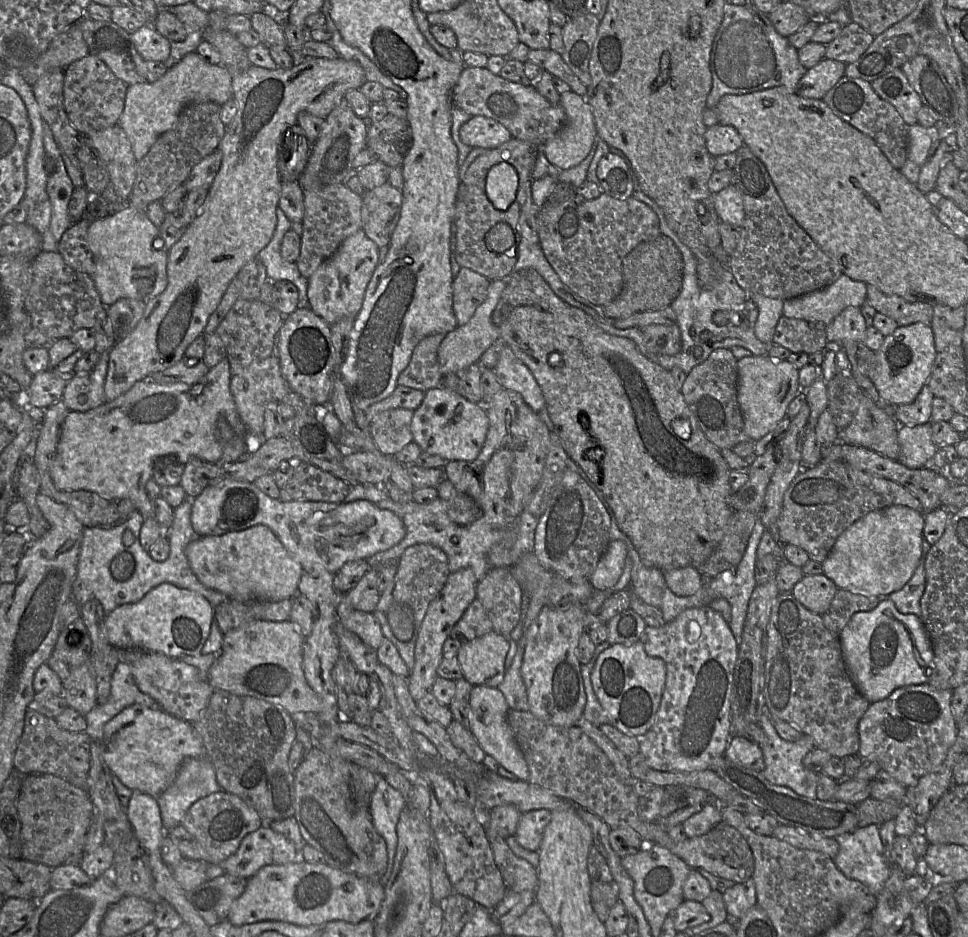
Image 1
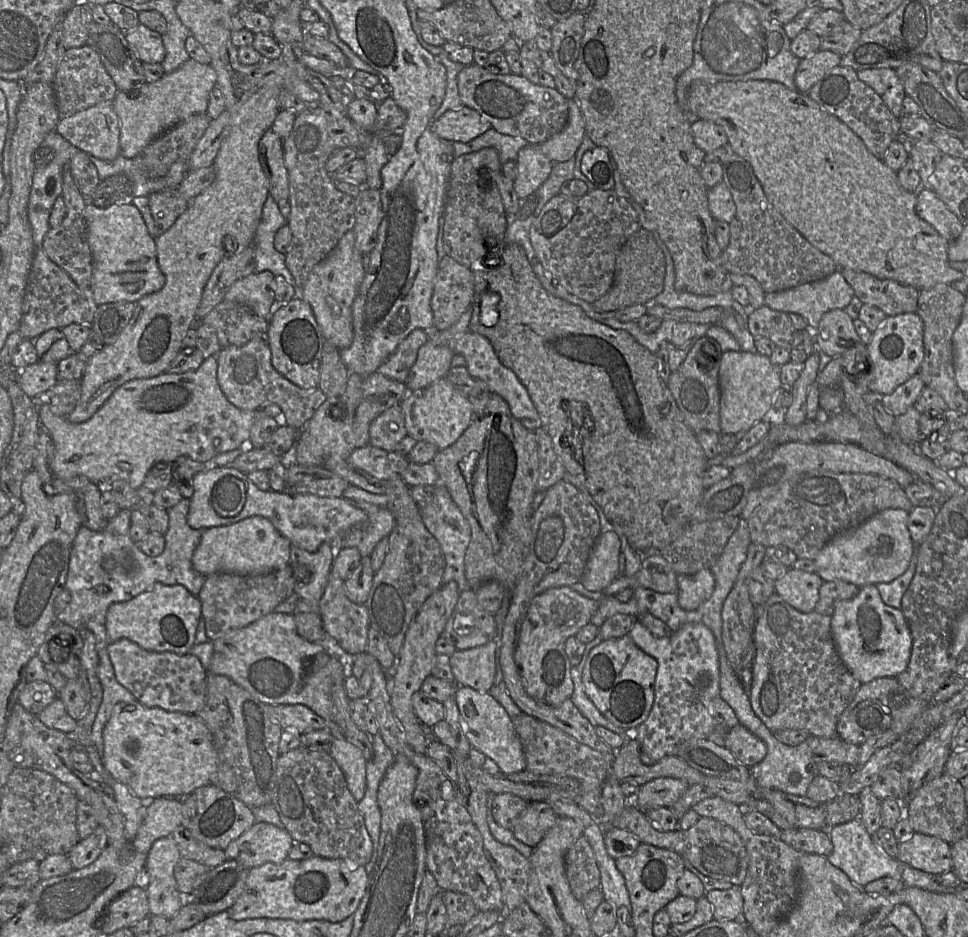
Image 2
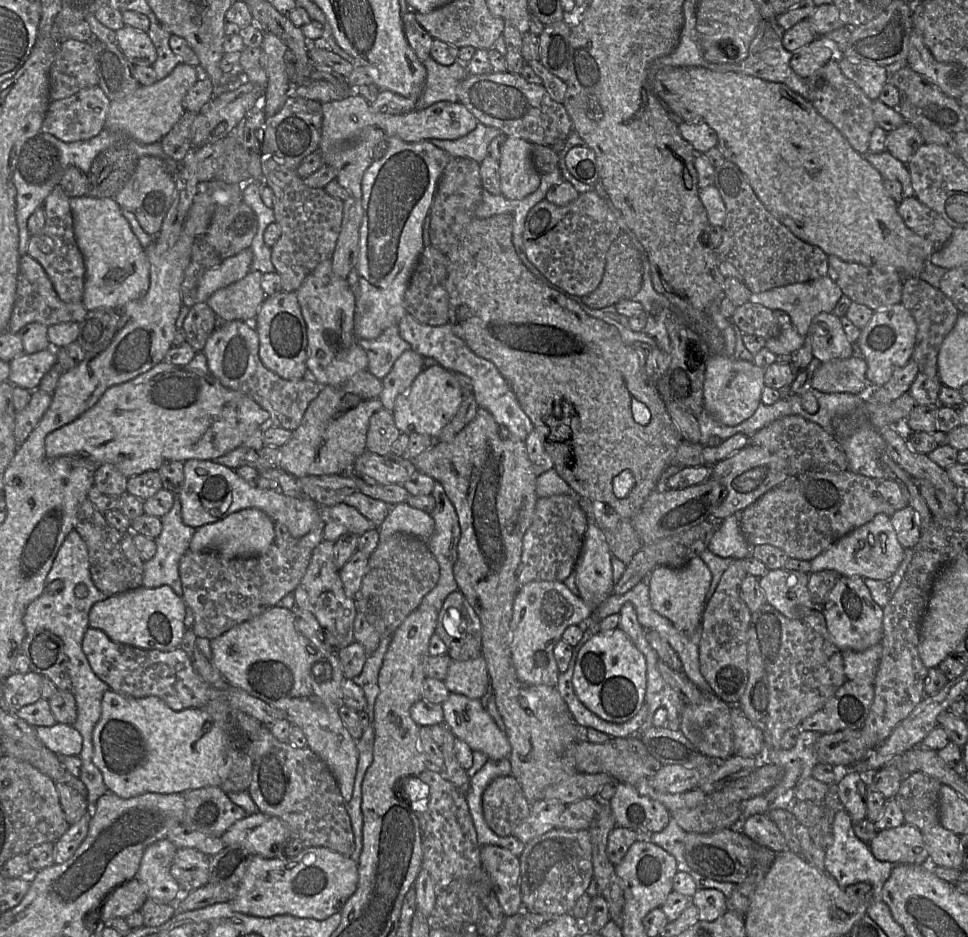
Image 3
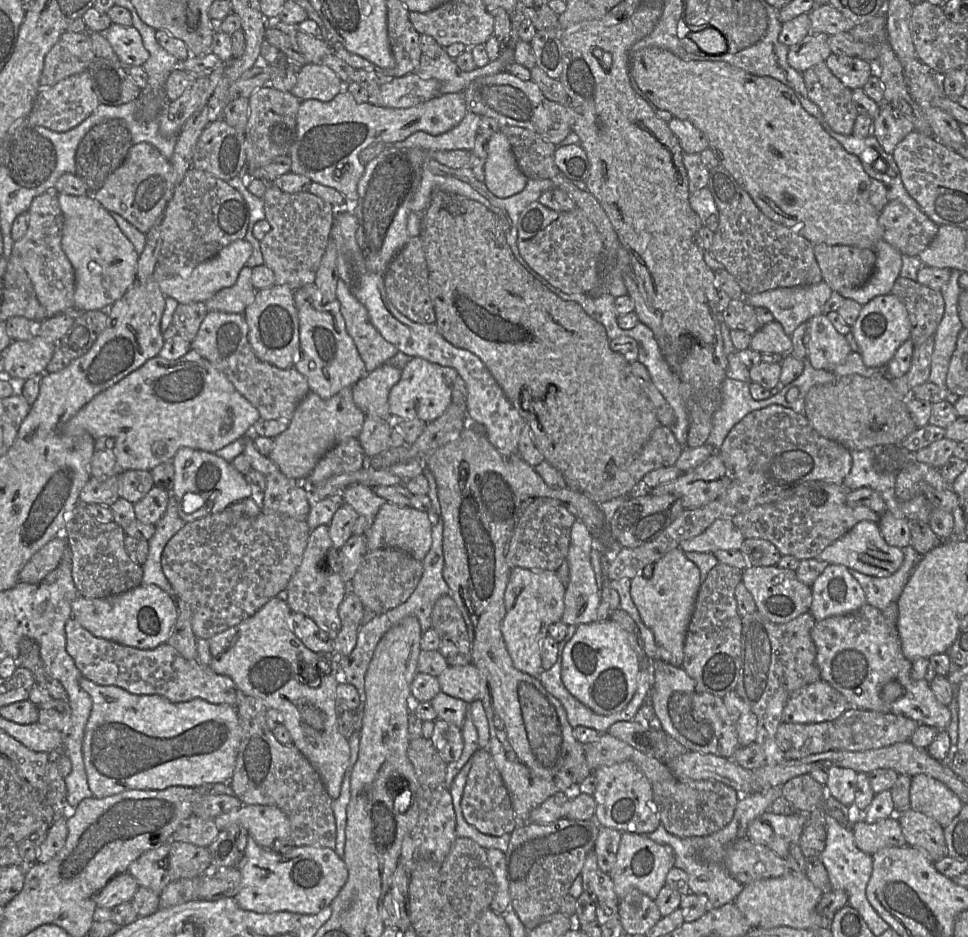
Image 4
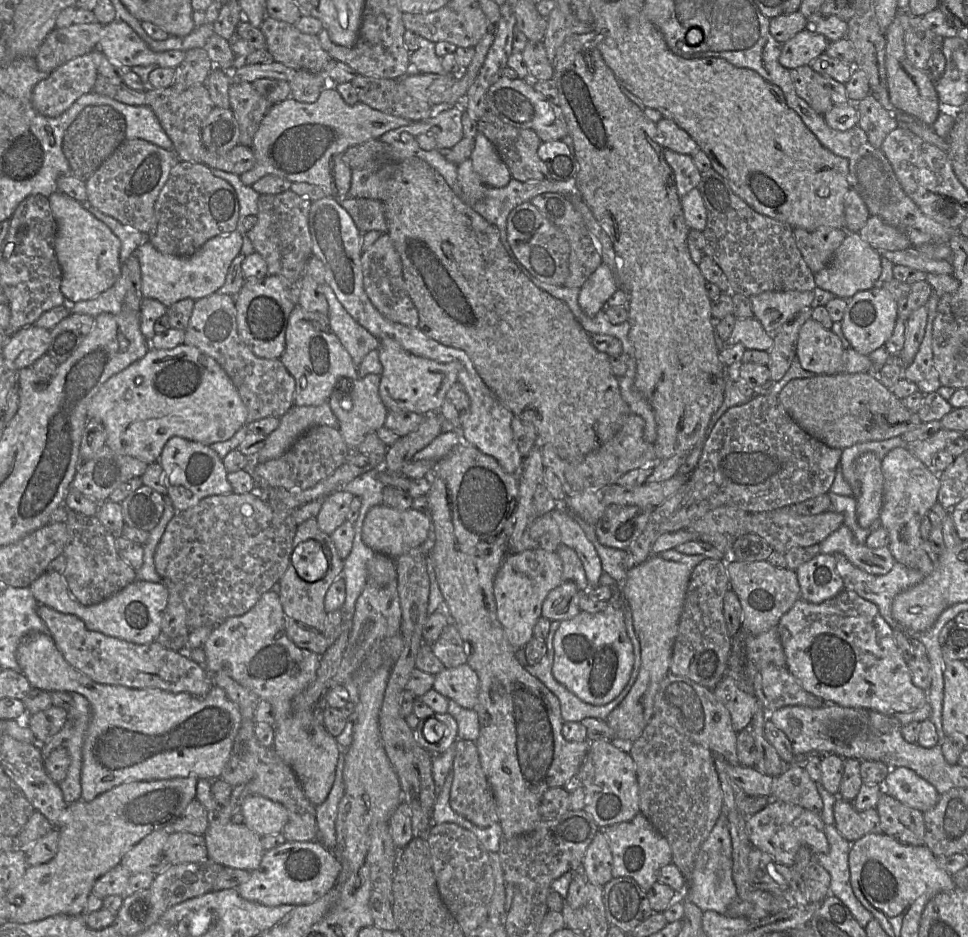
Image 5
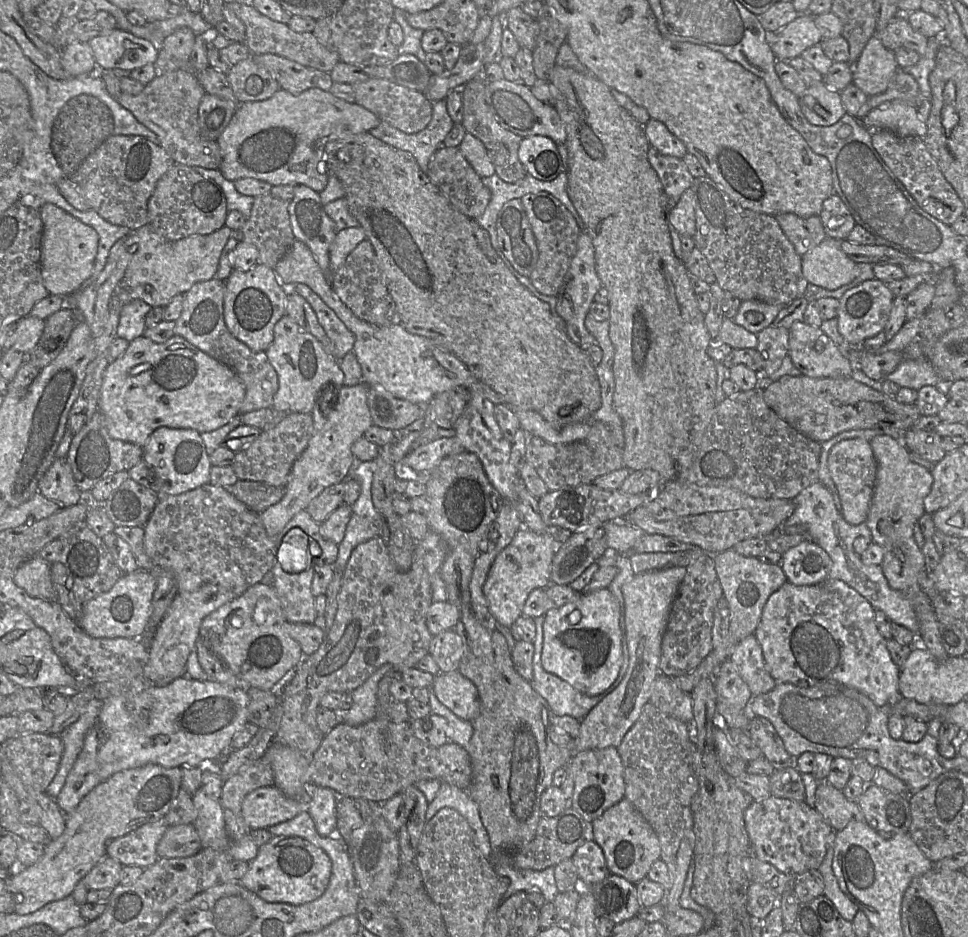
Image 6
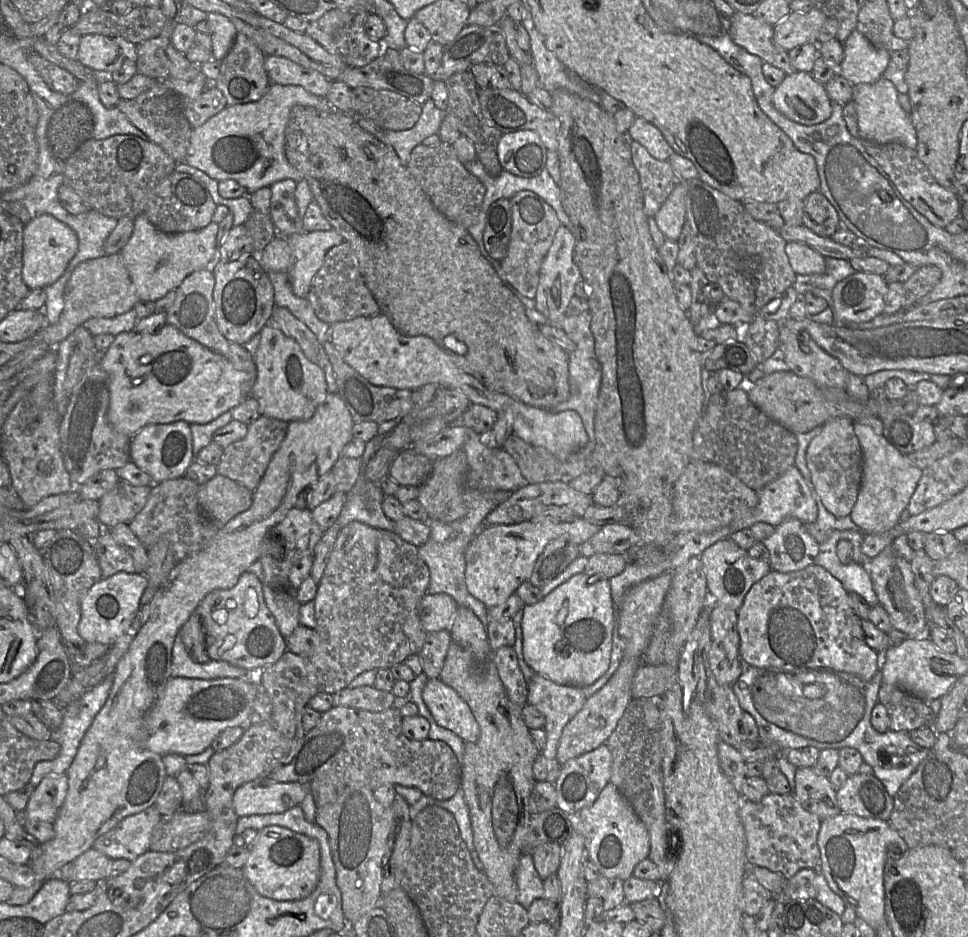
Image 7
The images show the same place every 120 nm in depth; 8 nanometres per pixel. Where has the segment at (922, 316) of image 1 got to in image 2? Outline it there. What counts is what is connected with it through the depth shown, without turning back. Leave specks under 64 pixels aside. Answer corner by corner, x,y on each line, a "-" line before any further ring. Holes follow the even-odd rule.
849,268
838,270
864,304
880,309
887,316
916,313
919,291
914,287

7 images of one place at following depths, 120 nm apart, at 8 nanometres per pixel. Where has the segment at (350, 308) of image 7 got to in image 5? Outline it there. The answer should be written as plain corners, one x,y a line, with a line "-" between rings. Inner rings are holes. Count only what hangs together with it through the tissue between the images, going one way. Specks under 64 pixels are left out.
382,233
373,244
364,249
361,263
364,289
374,307
392,322
417,327
418,311
404,288
401,259
387,233

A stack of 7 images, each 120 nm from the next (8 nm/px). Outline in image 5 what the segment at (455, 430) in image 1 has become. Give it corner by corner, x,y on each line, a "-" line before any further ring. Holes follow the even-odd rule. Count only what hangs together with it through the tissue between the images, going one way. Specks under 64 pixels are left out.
381,339
378,354
382,365
379,395
388,410
421,415
438,413
448,390
458,381
459,366
456,363
438,363
415,356
394,339

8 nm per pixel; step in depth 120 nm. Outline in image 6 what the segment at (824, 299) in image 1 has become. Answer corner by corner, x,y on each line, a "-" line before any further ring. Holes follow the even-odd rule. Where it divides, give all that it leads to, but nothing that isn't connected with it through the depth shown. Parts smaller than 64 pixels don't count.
744,300
741,302
733,321
749,332
757,334
772,325
784,305
770,305
758,300

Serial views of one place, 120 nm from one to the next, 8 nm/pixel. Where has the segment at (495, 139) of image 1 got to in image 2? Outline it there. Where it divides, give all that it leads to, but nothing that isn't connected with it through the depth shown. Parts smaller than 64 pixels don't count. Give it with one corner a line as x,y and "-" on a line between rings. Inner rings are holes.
463,106
444,112
433,121
431,128
442,140
466,143
492,127
476,110

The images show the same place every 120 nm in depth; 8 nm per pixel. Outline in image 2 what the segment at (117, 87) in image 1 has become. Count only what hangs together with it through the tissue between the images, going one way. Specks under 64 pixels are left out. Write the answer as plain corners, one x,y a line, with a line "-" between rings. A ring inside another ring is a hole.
88,45
66,49
52,82
60,117
71,116
102,101
113,102
119,91
98,54

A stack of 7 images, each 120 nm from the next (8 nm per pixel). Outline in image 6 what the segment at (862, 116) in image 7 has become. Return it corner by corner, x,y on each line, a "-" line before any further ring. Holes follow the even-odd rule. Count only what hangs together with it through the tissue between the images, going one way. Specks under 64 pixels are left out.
903,101
883,103
870,109
862,124
871,130
886,129
901,136
923,138
927,133
927,126
919,119
916,107

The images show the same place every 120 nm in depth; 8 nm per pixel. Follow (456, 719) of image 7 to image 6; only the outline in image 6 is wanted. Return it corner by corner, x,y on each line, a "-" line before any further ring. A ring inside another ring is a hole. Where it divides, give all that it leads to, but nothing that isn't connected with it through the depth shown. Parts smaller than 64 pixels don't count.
458,670
440,672
435,676
430,690
459,718
473,721
479,715
480,702
477,687

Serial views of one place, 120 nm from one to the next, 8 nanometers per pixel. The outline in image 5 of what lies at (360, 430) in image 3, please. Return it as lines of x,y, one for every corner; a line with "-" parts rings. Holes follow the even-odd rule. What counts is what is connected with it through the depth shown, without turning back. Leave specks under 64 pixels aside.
329,401
320,406
293,406
280,418
278,428
267,436
263,448
256,454
256,457
250,458
253,462
279,458
299,437
319,425
337,428
338,421
331,410

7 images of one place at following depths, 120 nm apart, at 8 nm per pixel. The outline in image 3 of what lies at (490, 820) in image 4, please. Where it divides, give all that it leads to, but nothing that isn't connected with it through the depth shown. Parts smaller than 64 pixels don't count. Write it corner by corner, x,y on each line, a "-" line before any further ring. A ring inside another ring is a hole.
500,776
492,780
482,794
483,815
487,825
499,836
510,836
528,815
531,804
527,801
517,779

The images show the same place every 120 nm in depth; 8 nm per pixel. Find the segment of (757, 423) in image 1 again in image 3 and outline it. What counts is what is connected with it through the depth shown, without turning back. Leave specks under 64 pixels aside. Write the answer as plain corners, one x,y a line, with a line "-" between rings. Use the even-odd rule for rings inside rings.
711,355
704,372
704,409
710,416
727,426
736,426
757,410
761,403
765,368
753,362
727,355

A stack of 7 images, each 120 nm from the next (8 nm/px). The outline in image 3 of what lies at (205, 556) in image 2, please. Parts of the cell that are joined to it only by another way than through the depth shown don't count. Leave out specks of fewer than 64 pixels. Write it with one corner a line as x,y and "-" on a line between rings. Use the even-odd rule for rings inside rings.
246,508
225,518
195,529
189,550
193,552
212,551
224,558
250,558
264,554
275,539
274,522
263,511

